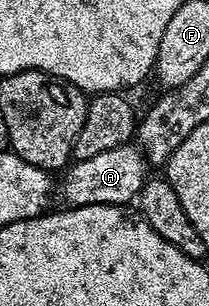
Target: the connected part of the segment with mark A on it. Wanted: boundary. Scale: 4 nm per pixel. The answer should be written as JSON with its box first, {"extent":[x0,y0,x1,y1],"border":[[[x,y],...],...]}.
{"extent":[58,143,150,206],"border":[[[129,143],[122,147],[114,147],[110,151],[102,151],[102,155],[94,155],[94,159],[76,161],[63,170],[64,178],[58,181],[58,197],[65,206],[77,205],[122,205],[128,201],[135,202],[140,196],[145,181],[150,177],[150,166],[143,149]]]}

